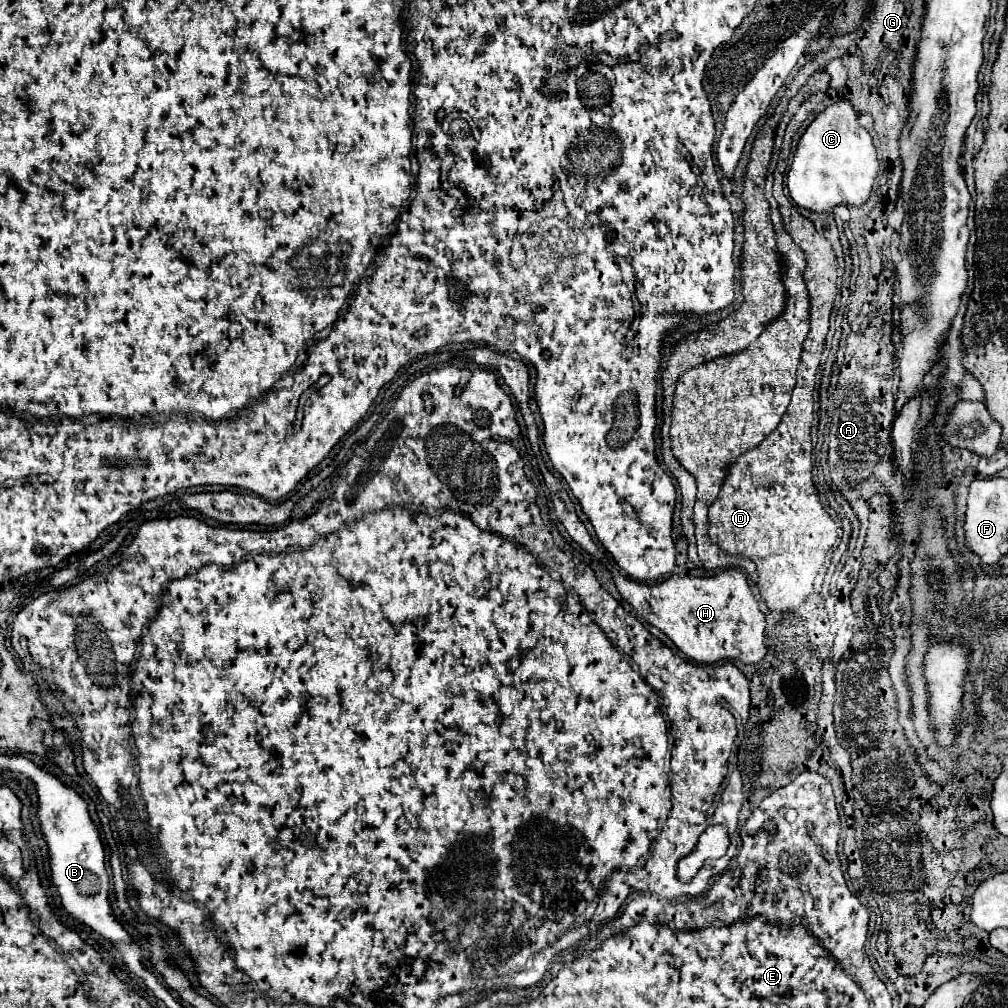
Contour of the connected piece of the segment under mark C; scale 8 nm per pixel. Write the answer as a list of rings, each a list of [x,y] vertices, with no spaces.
[[[842,98],[820,112],[798,140],[786,182],[790,198],[800,208],[828,212],[838,204],[860,206],[868,200],[878,172],[876,150],[870,134],[858,122],[858,110]]]

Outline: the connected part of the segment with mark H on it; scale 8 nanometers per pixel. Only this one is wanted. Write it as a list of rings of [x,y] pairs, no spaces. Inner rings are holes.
[[[612,564],[610,568],[614,570],[612,578],[622,598],[642,620],[662,630],[688,658],[708,664],[718,660],[756,664],[766,656],[766,618],[758,608],[758,600],[752,596],[744,572],[722,570],[720,574],[706,578],[670,576],[660,584],[648,586],[624,576]]]

